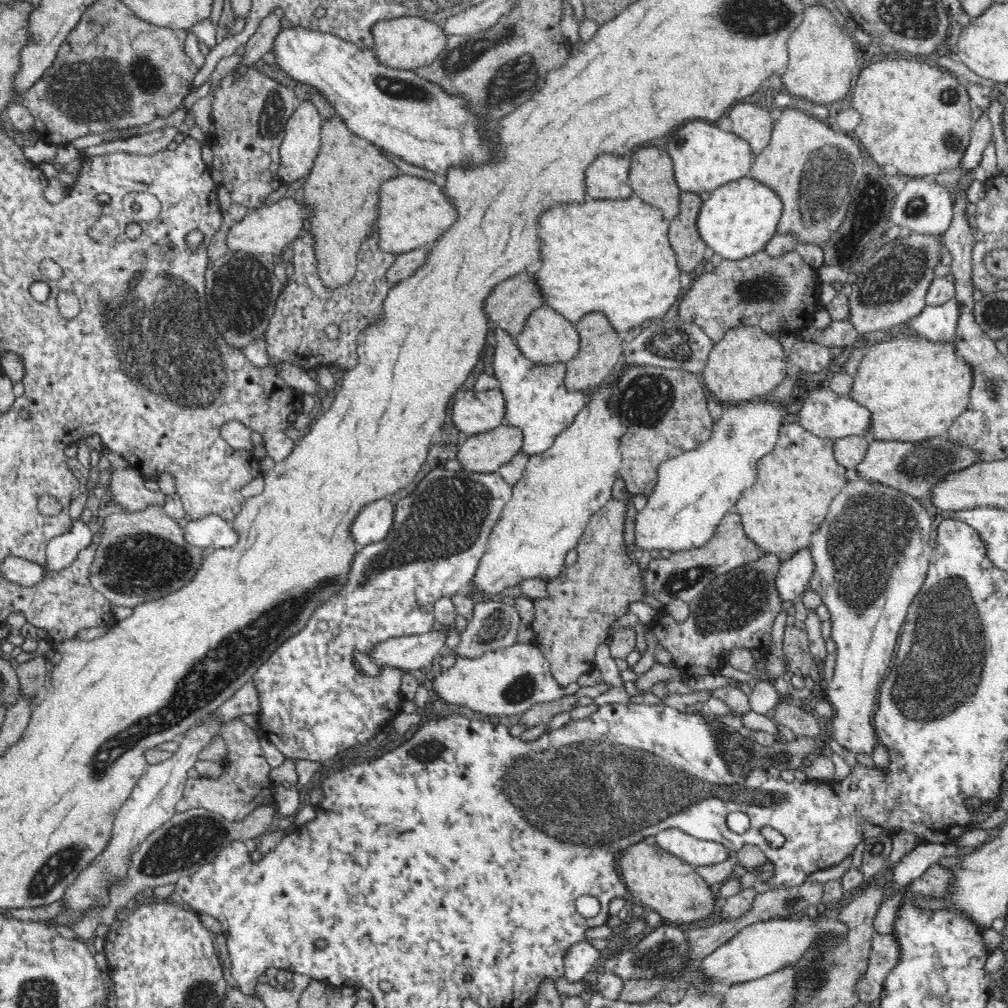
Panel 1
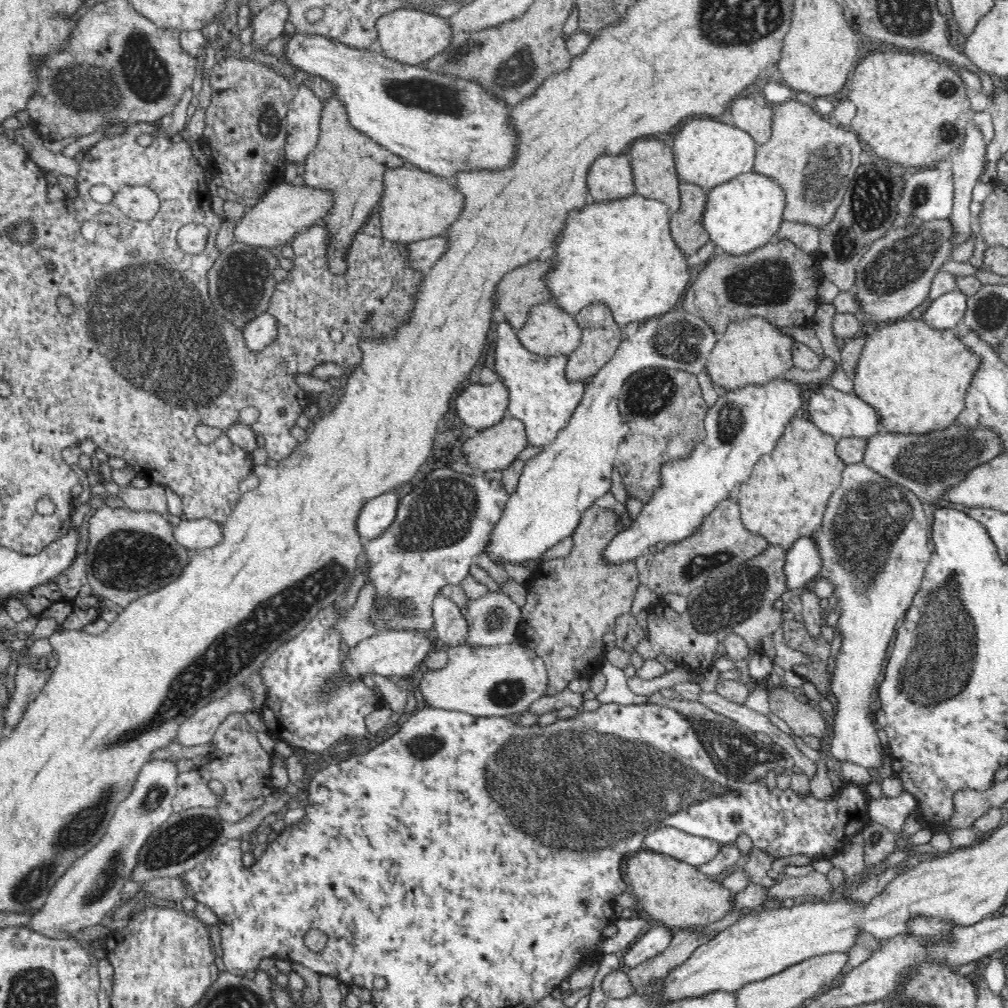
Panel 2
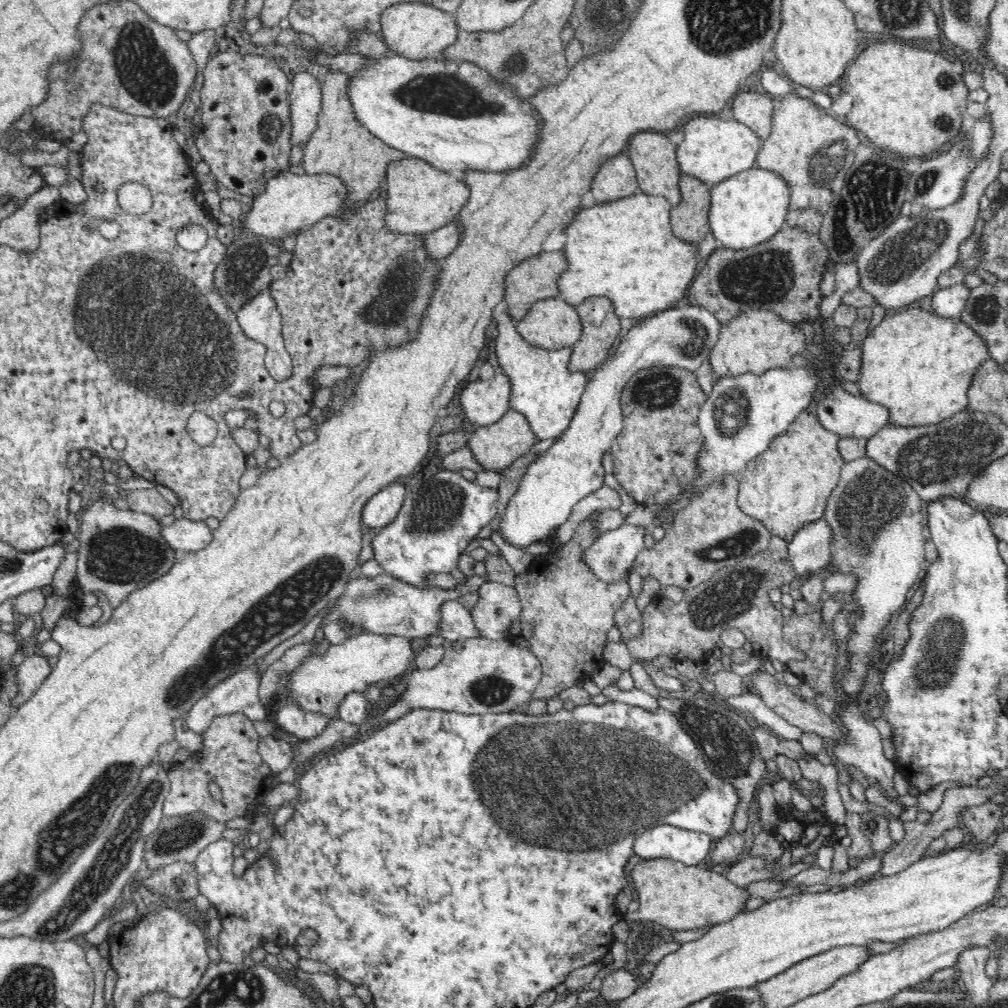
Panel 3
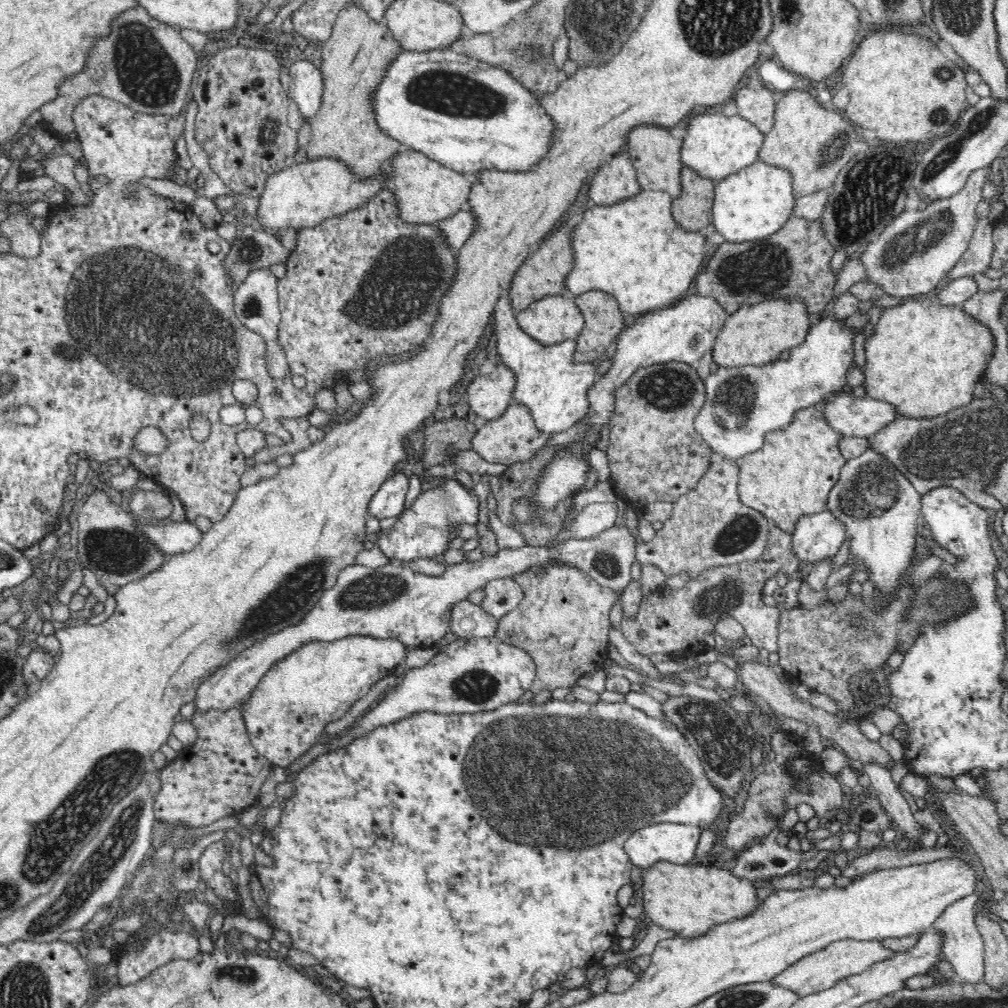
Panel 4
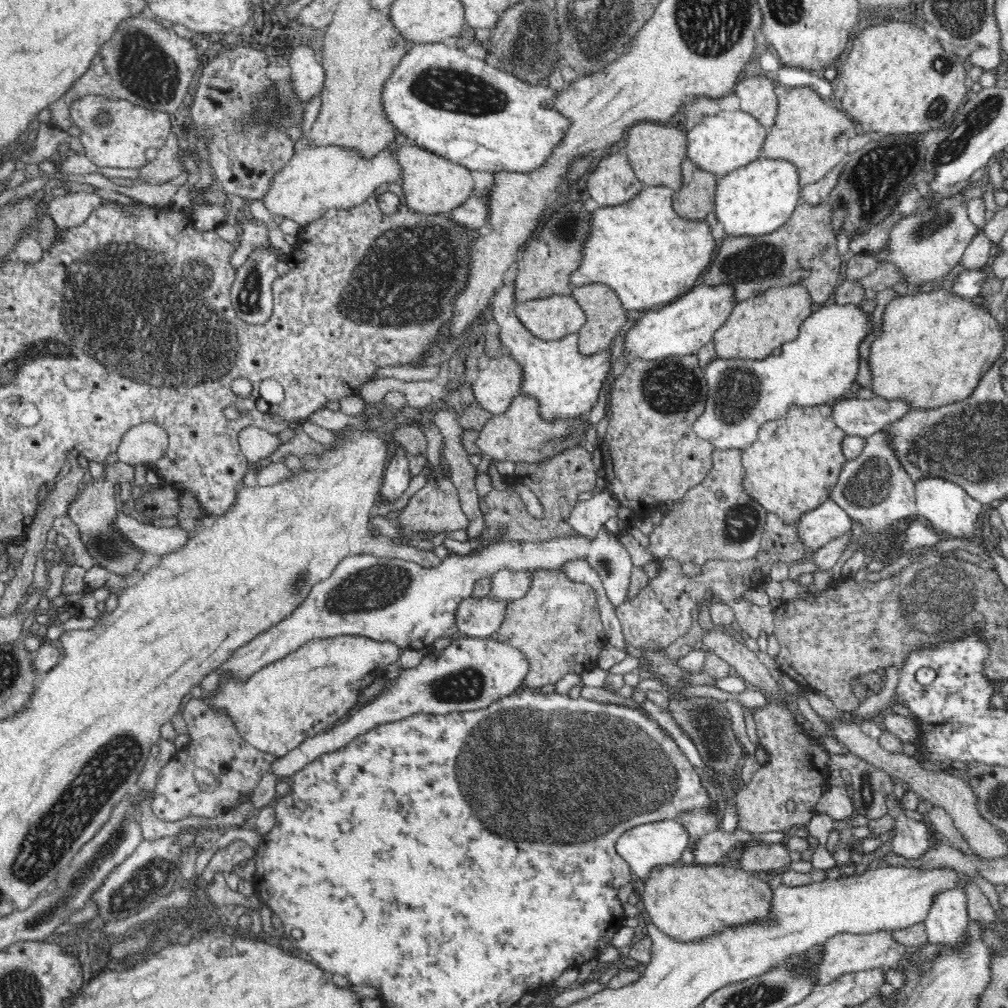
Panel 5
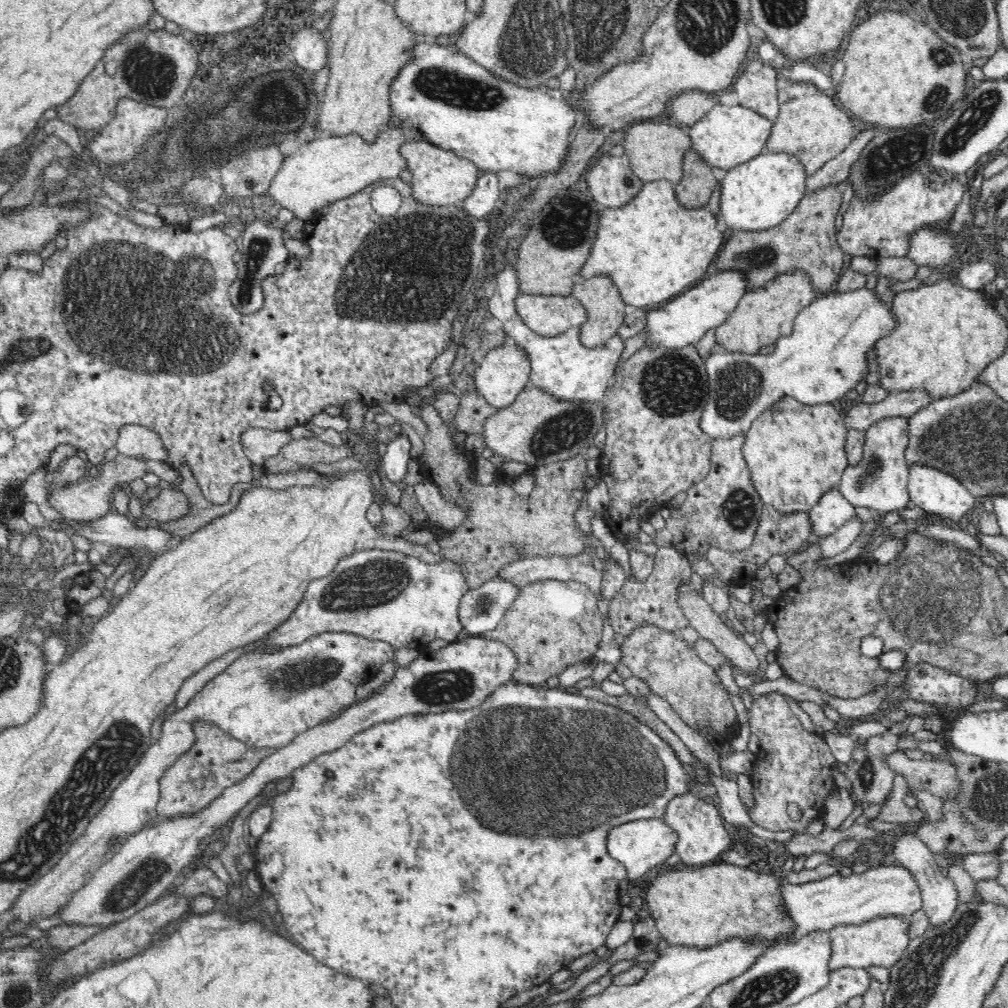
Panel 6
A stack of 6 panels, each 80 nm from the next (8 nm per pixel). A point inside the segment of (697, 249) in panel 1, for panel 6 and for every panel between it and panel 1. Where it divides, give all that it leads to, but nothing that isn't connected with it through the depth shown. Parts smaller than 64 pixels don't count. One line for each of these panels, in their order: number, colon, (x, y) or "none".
2: (687, 230)
3: (689, 218)
4: (693, 209)
5: (695, 199)
6: (698, 182)

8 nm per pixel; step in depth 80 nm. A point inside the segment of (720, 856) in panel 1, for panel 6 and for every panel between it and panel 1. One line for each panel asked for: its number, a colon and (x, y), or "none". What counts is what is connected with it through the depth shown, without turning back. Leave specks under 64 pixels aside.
2: (695, 850)
3: (660, 841)
4: (676, 843)
5: (649, 845)
6: (642, 845)

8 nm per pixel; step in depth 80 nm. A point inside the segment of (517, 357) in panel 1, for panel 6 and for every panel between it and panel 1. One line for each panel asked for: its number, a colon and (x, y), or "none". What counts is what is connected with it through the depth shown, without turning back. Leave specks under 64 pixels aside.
2: (540, 396)
3: (543, 390)
4: (548, 381)
5: (566, 384)
6: (562, 366)

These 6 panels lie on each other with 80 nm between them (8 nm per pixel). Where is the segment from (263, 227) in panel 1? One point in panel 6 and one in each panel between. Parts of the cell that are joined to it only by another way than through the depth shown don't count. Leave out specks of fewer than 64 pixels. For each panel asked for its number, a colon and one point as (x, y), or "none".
2: (285, 210)
3: (290, 202)
4: (304, 194)
5: (319, 178)
6: (329, 168)

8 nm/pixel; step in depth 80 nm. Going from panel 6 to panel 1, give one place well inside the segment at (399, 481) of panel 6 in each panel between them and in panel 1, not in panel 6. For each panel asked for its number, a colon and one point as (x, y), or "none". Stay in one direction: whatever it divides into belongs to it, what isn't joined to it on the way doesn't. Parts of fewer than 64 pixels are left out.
1: (373, 523)
2: (378, 513)
3: (381, 509)
4: (389, 500)
5: (396, 479)

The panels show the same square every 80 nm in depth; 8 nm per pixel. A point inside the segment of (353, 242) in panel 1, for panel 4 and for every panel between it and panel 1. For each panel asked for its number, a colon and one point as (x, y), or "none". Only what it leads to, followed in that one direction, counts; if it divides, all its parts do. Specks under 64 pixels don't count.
2: (349, 164)
3: (341, 146)
4: (355, 57)

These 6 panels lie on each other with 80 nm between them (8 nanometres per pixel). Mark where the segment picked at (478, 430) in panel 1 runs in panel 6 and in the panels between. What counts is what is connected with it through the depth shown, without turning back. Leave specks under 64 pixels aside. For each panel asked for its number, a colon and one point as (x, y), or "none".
2: (479, 406)
3: (485, 402)
4: (489, 396)
5: (495, 387)
6: (505, 371)

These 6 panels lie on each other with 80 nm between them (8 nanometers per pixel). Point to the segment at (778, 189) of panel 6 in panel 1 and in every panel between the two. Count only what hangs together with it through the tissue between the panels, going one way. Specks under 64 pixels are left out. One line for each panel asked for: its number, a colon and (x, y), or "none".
1: (737, 219)
2: (741, 215)
3: (748, 208)
4: (751, 204)
5: (758, 198)

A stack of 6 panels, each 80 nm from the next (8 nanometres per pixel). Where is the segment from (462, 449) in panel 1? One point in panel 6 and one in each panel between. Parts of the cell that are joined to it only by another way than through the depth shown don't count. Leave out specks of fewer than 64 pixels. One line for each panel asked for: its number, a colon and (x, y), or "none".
2: (496, 448)
3: (495, 447)
4: (514, 437)
5: (520, 434)
6: (536, 427)

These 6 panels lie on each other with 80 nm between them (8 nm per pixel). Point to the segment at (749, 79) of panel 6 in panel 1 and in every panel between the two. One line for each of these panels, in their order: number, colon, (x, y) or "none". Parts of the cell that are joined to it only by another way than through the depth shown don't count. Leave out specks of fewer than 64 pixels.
1: (750, 121)
2: (749, 116)
3: (755, 110)
4: (754, 103)
5: (757, 98)

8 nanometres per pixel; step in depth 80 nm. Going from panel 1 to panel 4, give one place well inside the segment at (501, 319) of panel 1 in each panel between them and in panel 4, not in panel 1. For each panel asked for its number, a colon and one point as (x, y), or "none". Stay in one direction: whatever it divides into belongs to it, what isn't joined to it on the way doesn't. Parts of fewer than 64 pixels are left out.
2: (518, 291)
3: (535, 279)
4: (542, 274)

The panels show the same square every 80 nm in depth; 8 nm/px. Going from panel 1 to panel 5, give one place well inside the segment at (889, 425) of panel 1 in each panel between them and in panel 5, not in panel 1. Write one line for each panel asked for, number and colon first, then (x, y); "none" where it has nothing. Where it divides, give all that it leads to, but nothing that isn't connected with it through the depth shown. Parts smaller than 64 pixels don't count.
2: (916, 378)
3: (918, 365)
4: (926, 359)
5: (933, 348)

